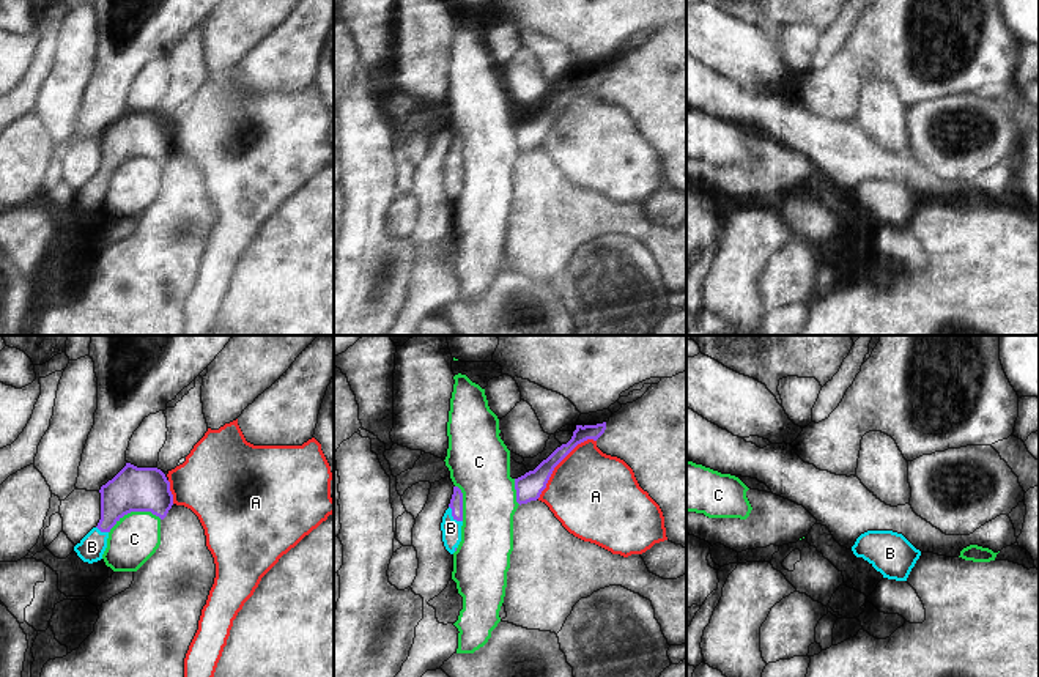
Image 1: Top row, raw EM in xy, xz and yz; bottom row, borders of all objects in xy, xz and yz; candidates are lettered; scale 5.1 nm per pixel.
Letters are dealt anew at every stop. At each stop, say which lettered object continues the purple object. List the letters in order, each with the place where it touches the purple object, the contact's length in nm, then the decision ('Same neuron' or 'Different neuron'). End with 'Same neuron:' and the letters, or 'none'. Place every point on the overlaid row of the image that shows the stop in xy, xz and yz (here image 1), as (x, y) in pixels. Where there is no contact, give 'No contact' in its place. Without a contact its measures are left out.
A: Touches purple at xz (559, 462). Shared border 420 nm. Different neuron
B: Touches purple at xz (452, 515). Shared border 110 nm. Same neuron
C: Touches purple at xy (134, 510). Shared border 280 nm. Different neuron
Same neuron: B.

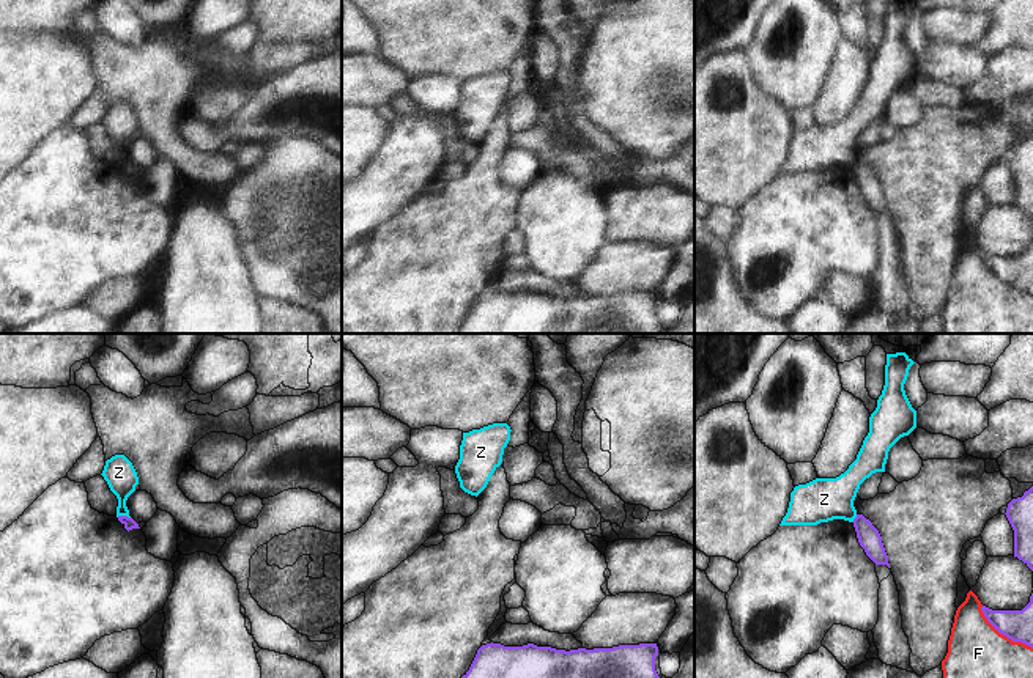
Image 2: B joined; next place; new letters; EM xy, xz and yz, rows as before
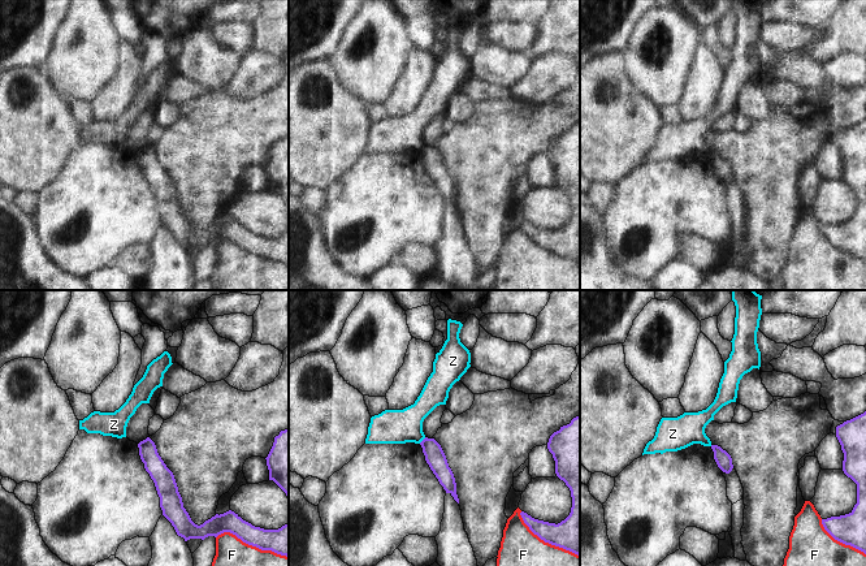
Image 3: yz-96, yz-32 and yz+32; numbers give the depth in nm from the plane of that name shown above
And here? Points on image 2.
F: Touches purple at yz (1003, 634). Shared border 340 nm. Different neuron
Z: Touches purple at xy (123, 516). Shared border 70 nm. Different neuron
Same neuron: none.

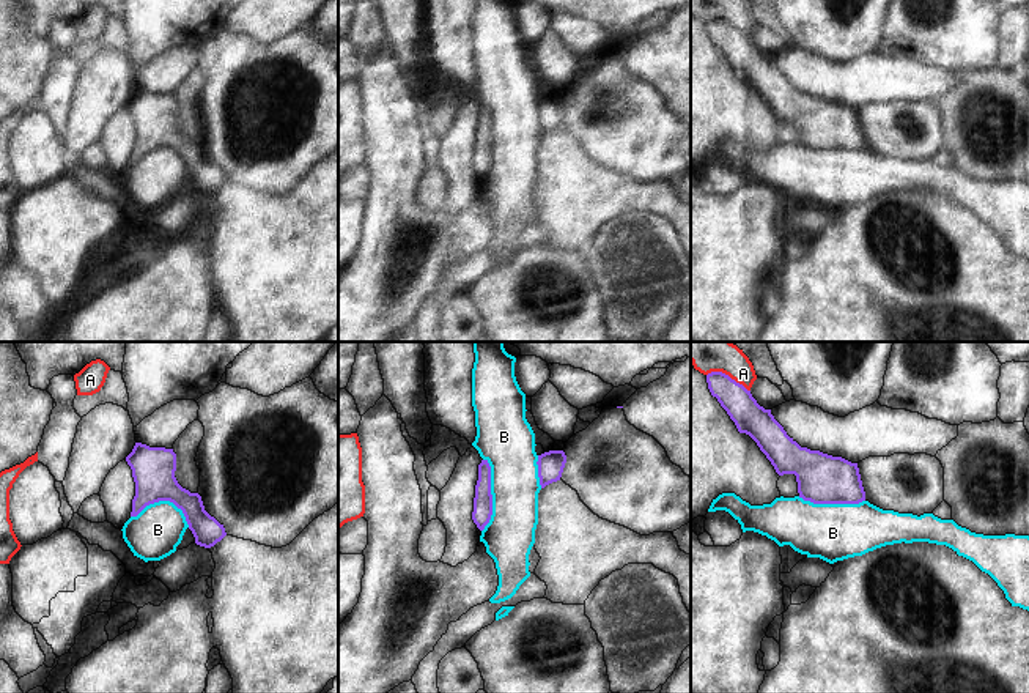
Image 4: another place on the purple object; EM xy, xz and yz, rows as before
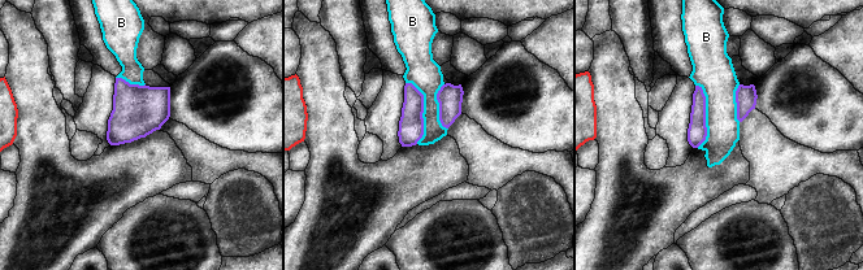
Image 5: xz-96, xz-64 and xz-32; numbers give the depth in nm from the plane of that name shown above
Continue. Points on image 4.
A: Touches purple at yz (727, 375). Shared border 240 nm. Different neuron
B: Touches purple at xz (491, 495). Shared border 380 nm. Different neuron
Same neuron: none.

